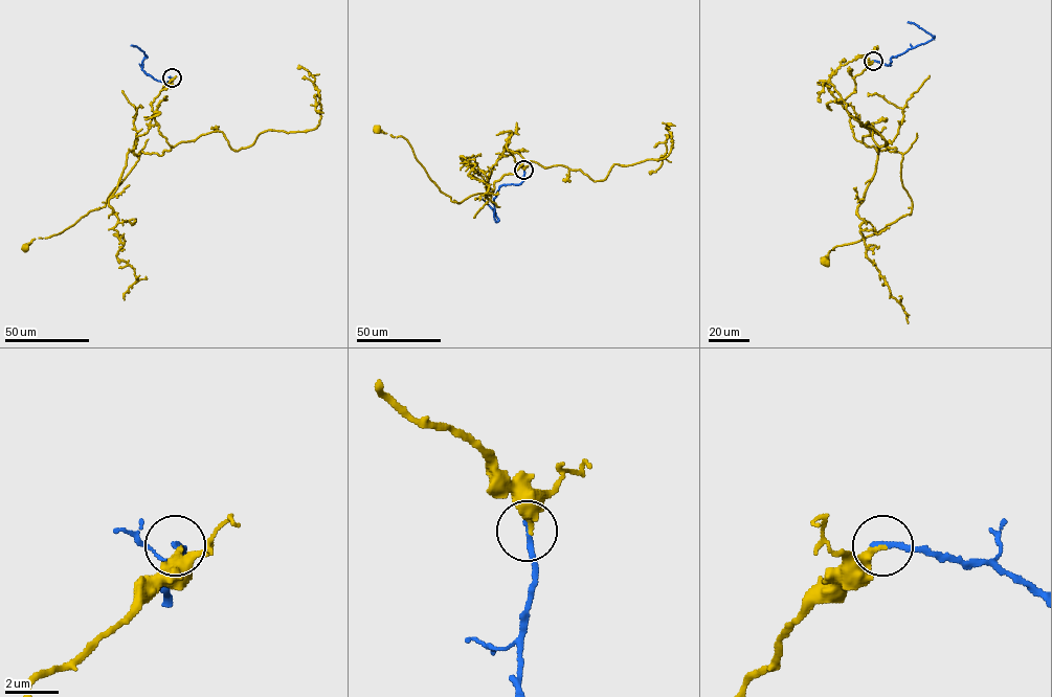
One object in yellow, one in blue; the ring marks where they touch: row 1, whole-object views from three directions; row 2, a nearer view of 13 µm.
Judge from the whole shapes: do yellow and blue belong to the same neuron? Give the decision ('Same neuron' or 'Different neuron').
Different neuron

